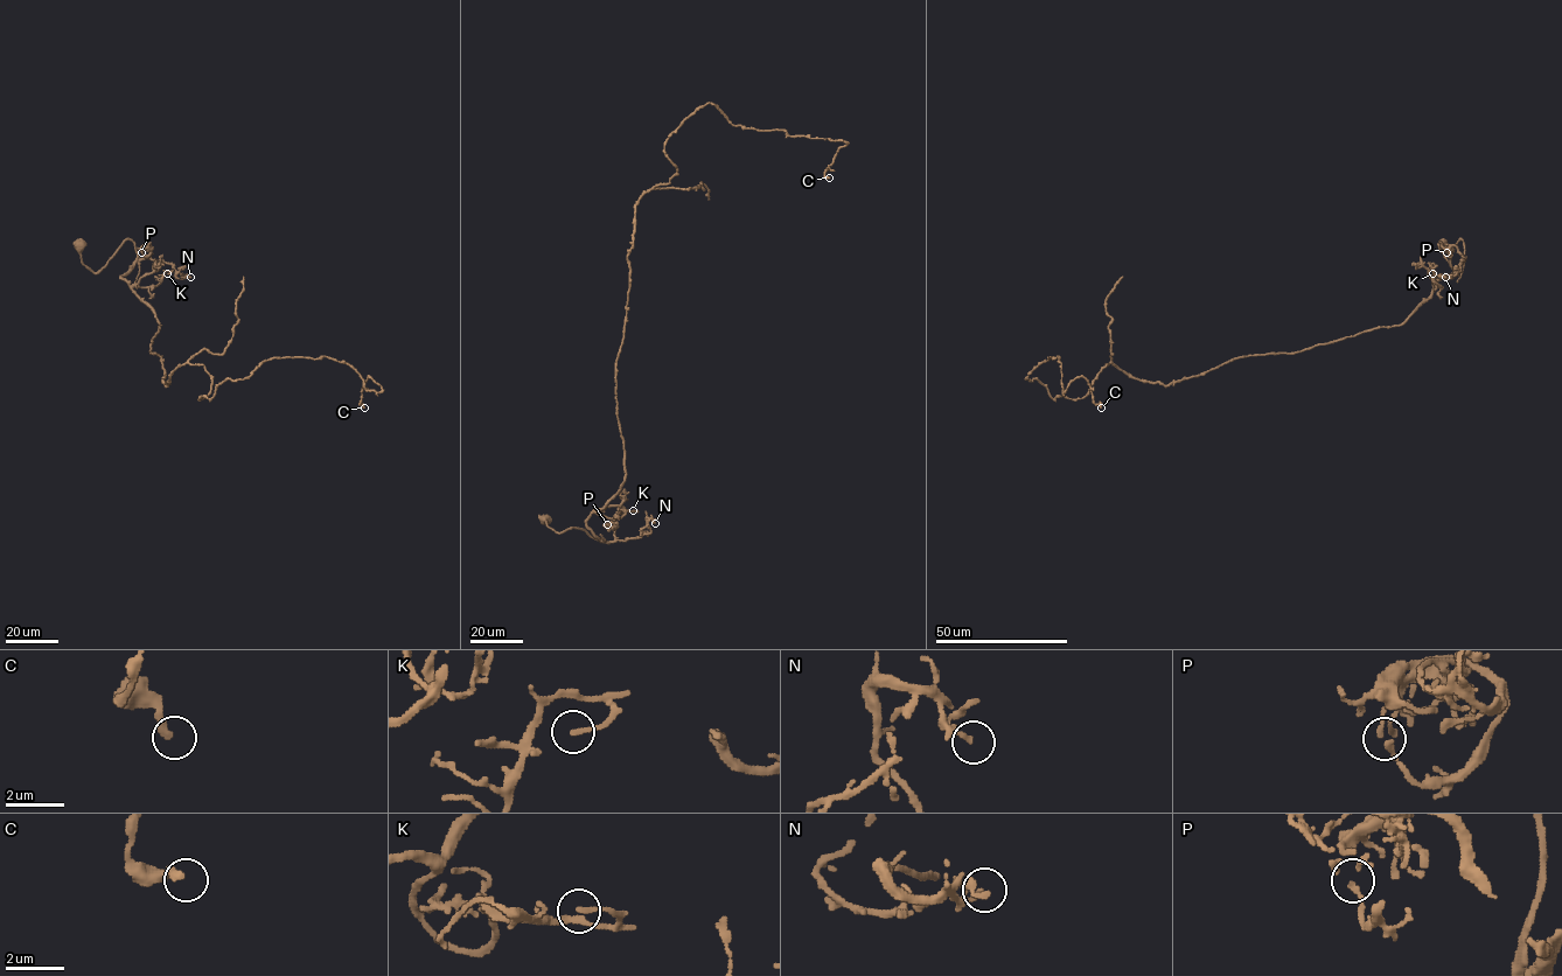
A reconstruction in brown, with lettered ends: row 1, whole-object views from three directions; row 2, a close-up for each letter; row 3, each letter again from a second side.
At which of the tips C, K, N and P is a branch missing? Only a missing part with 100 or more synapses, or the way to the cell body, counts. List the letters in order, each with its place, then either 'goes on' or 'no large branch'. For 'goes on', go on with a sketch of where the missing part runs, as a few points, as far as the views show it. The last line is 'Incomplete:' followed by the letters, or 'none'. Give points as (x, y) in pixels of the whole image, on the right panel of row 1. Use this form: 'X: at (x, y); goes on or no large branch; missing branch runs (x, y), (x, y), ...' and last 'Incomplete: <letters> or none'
C: at (1101, 408); no large branch
K: at (1433, 273); no large branch
N: at (1445, 277); no large branch
P: at (1447, 252); no large branch
Incomplete: none

